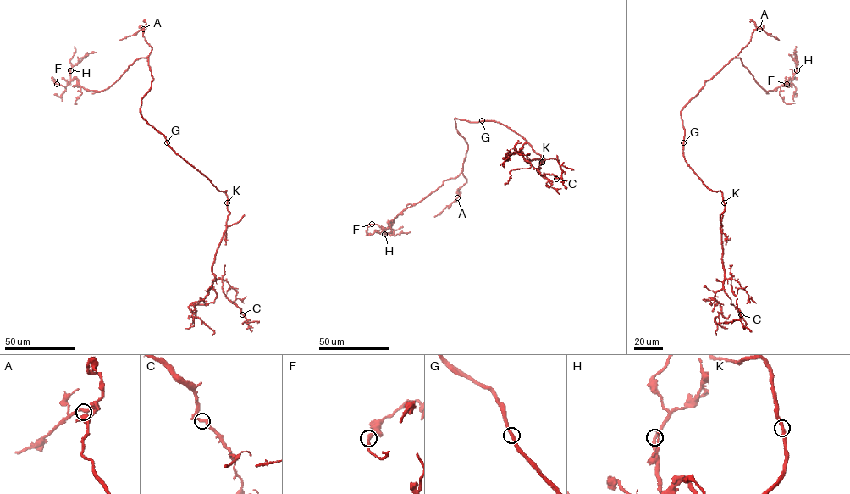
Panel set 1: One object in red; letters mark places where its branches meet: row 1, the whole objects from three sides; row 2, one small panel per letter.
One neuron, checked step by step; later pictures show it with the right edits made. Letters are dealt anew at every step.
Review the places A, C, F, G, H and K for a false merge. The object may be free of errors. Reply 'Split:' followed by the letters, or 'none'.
Split: none

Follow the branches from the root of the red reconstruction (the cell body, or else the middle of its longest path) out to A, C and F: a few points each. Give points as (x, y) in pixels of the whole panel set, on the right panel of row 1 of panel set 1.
A: (683, 142), (682, 108), (705, 81), (738, 54), (749, 42), (753, 31), (759, 29)
C: (683, 142), (683, 155), (689, 167), (709, 188), (722, 193), (724, 276), (731, 279), (741, 314)
F: (683, 142), (681, 110), (733, 58), (740, 58), (765, 91), (790, 78), (790, 86), (786, 84)

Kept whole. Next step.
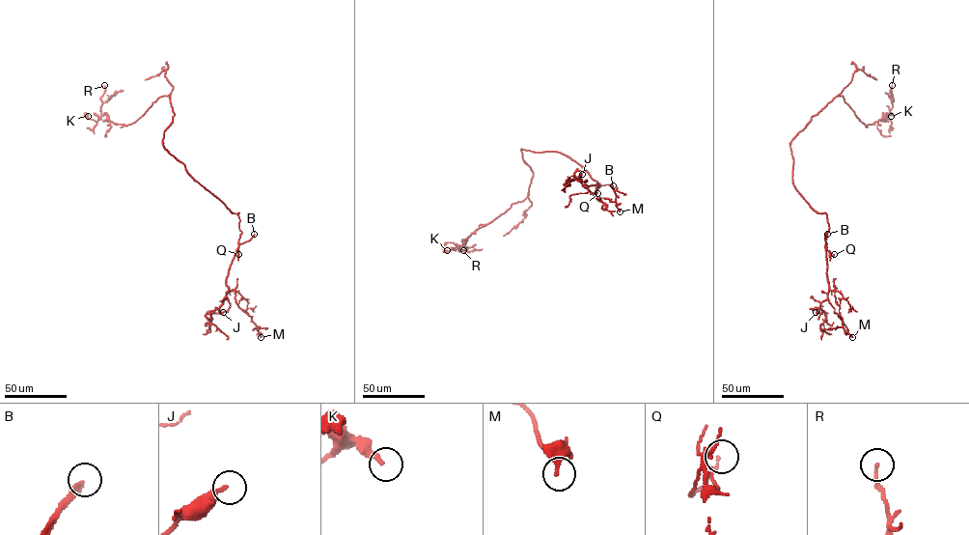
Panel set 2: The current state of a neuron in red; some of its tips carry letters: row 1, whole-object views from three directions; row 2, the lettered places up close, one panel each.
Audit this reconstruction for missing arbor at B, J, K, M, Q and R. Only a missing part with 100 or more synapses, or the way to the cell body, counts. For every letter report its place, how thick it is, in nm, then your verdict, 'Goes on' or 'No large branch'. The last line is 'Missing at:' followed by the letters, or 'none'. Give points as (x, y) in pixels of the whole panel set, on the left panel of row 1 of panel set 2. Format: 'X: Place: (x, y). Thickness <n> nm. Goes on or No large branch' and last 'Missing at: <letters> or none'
B: Place: (254, 234). Thickness 220 nm. Goes on
J: Place: (223, 312). Thickness 240 nm. No large branch
K: Place: (88, 116). Thickness 220 nm. No large branch
M: Place: (261, 337). Thickness 240 nm. No large branch
Q: Place: (238, 254). Thickness 120 nm. No large branch
R: Place: (104, 85). Thickness 180 nm. No large branch
Missing at: B

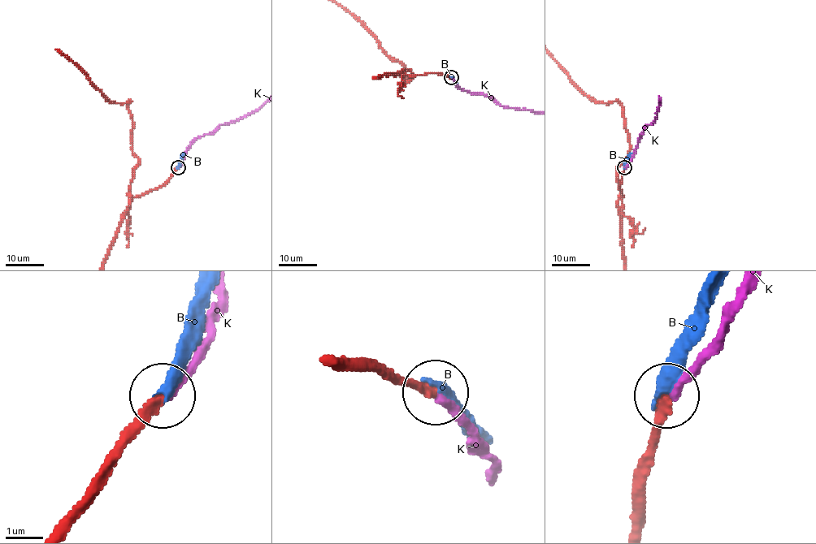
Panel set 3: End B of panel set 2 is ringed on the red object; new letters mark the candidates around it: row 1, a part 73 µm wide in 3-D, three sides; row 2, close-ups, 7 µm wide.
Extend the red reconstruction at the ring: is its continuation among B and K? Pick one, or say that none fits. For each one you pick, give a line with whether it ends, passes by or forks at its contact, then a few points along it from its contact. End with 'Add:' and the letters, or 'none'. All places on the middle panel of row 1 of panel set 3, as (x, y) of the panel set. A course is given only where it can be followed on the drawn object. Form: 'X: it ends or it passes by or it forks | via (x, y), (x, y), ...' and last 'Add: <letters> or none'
K: it ends
Add: K

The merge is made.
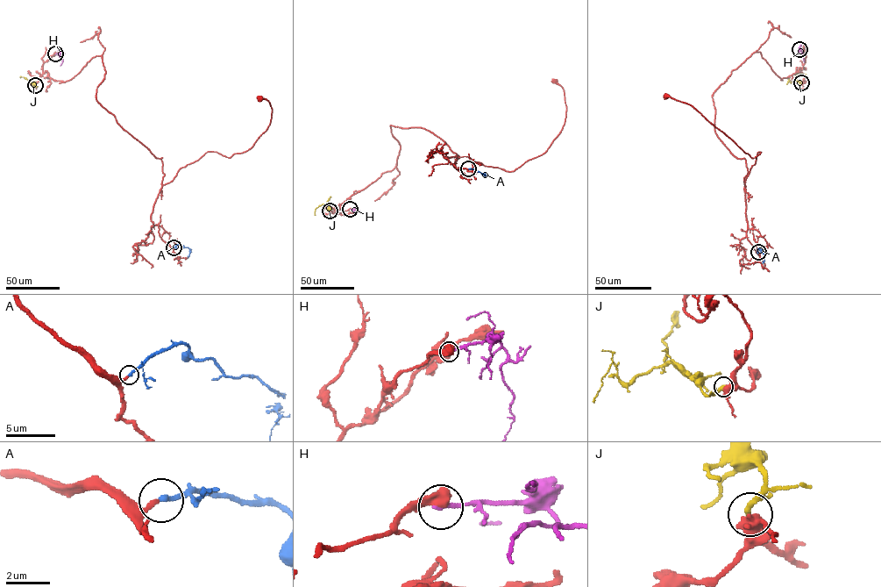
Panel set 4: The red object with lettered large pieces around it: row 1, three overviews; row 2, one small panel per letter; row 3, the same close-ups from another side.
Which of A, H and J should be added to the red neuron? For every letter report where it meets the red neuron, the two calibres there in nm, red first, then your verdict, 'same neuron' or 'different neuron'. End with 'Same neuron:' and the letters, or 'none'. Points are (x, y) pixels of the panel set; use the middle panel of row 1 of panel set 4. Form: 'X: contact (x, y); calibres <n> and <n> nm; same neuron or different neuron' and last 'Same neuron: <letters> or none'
A: contact (468, 168); calibres 200 and 240 nm; same neuron
H: contact (350, 209); calibres 700 and 240 nm; different neuron
J: contact (330, 211); calibres 550 and 260 nm; different neuron
Same neuron: A

